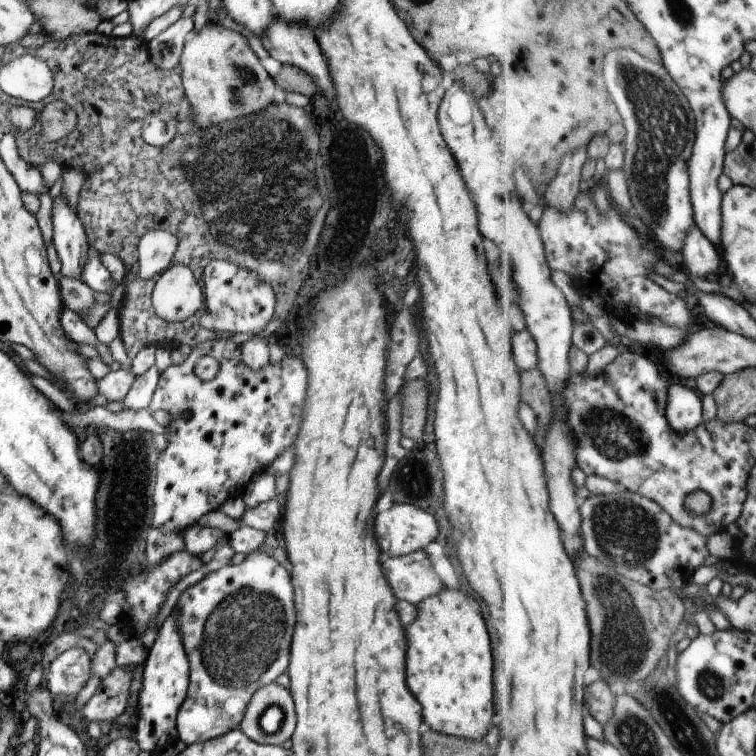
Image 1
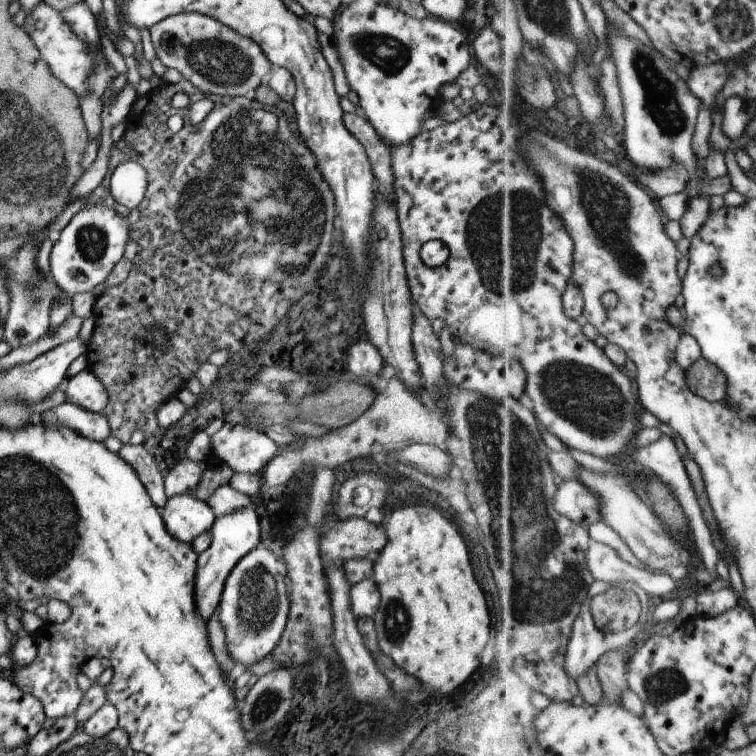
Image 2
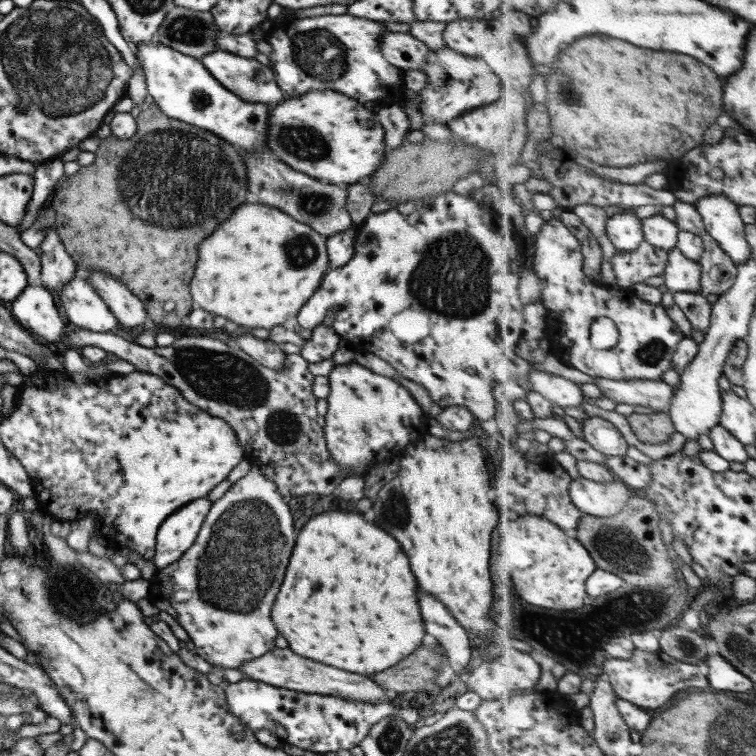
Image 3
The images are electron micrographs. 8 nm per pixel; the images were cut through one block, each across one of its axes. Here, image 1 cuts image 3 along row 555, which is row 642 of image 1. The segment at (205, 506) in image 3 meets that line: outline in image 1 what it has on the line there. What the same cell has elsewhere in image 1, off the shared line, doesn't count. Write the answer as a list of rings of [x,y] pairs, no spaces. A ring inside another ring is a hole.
[[[171,609],[156,632],[156,637],[149,648],[143,665],[141,688],[135,706],[135,740],[138,748],[149,754],[155,754],[177,740],[175,718],[181,700],[185,698],[189,678],[189,660],[181,646],[181,636],[177,632],[177,612]]]

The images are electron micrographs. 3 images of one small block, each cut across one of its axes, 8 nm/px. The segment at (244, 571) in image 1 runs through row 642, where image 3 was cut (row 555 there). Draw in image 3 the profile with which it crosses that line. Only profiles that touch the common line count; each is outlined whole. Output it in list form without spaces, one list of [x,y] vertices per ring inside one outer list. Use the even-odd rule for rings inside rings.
[[[250,465],[245,476],[235,481],[219,500],[211,502],[195,542],[175,562],[156,569],[147,580],[149,586],[146,599],[178,622],[190,638],[192,652],[212,665],[213,669],[215,666],[239,669],[245,661],[257,658],[273,648],[277,632],[269,620],[269,610],[281,586],[287,558],[295,540],[291,526],[293,518],[287,503],[283,502],[274,482],[265,478],[257,466]]]

